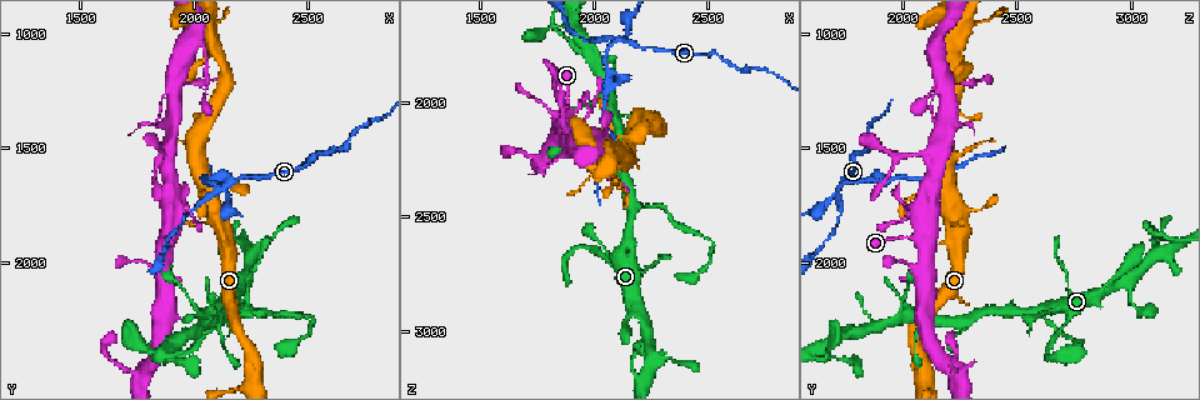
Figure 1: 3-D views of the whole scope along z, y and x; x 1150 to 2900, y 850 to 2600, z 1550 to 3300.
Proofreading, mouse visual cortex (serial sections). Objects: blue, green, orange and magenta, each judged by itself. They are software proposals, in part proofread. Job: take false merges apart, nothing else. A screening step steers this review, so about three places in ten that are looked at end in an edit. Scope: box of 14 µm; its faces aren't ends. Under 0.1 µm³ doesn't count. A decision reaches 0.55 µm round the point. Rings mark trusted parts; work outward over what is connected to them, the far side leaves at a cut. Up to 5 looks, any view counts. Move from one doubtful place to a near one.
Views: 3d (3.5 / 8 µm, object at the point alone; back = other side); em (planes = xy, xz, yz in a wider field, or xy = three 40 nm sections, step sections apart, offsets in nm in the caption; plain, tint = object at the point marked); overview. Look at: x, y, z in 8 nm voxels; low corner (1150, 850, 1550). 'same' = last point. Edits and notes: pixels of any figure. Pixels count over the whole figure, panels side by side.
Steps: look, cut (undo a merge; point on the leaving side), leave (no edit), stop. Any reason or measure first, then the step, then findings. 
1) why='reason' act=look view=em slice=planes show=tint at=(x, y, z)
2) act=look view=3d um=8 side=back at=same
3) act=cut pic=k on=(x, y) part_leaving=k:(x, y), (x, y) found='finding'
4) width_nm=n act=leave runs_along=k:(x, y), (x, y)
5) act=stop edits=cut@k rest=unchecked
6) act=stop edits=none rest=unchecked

why='a narrow waist' act=look view=3d um=3.5 at=(2110, 1670, 1720)

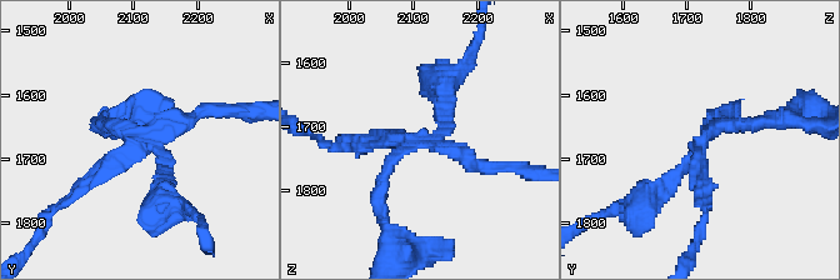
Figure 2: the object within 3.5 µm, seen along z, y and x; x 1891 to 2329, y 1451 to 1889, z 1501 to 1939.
arms=4 arm_widths_nm=150,200,200,200 why='shape alone is not enough' act=look view=em slice=xy step=1 show=tint at=(2110, 1680, 1720)

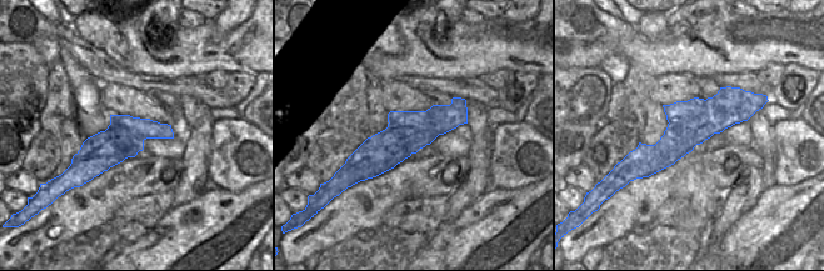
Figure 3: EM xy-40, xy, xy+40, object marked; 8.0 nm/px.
width_nm=340 act=cut pic=2 on=(384, 175) part_leaving=2:(425, 141), (383, 176), (386, 224) found='a second cell is stuck on'

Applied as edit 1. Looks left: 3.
why='see it whole again' act=look view=overview

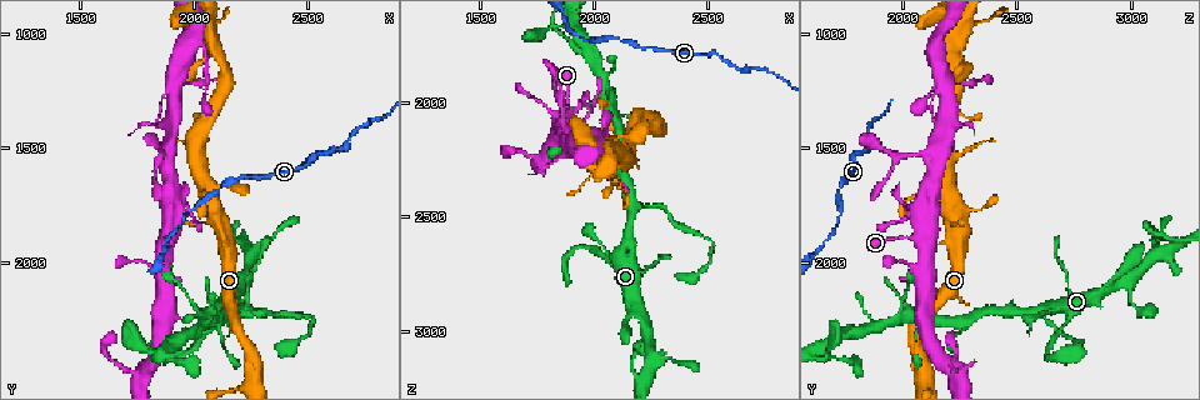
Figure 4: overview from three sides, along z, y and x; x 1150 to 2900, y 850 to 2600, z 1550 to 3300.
why='arms part here' act=look view=3d um=3.5 at=(2150, 2210, 2470)

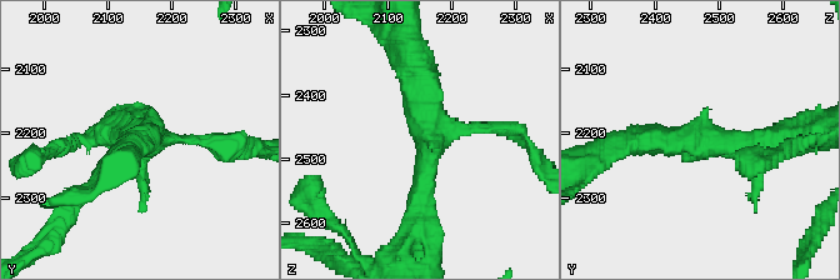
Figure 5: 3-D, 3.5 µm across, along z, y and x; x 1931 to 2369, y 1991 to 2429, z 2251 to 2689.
arms=3 arm_widths_nm=150,300,400 act=look view=em slice=xy step=2 show=tint at=(2160, 2215, 2470)

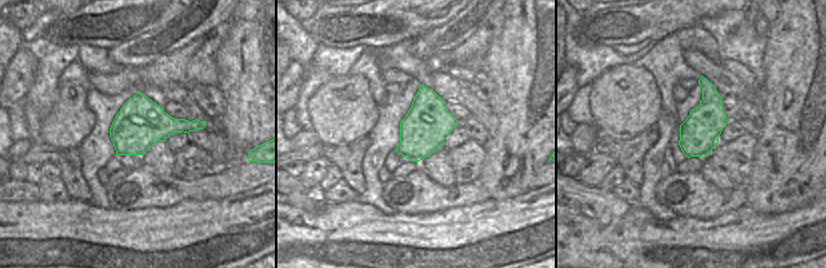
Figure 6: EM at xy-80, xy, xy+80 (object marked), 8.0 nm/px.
act=leave runs_along=5:(419, 221), (426, 100), (411, 58) found='all the same cell'

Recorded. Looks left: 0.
act=stop edits=cut@2 rest=unchecked

